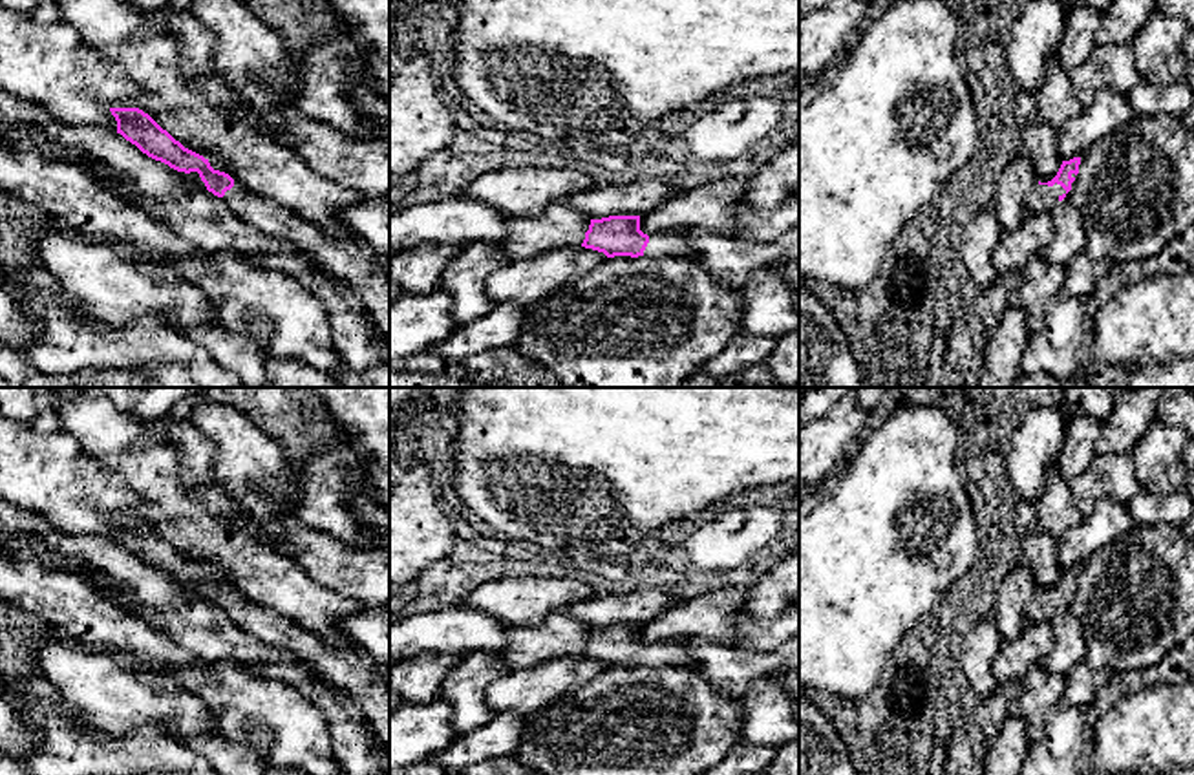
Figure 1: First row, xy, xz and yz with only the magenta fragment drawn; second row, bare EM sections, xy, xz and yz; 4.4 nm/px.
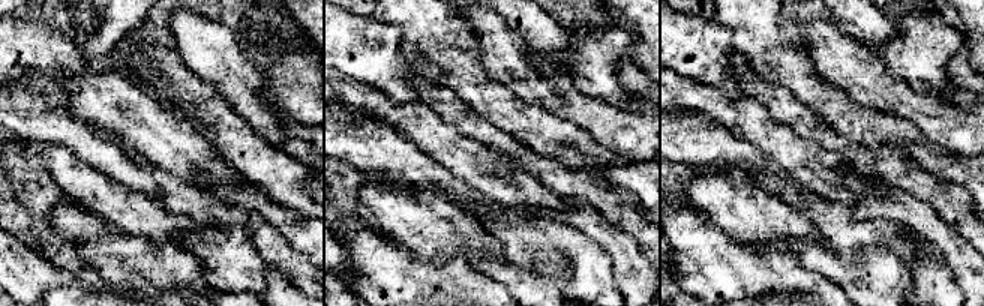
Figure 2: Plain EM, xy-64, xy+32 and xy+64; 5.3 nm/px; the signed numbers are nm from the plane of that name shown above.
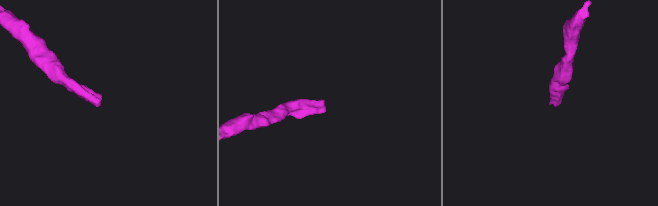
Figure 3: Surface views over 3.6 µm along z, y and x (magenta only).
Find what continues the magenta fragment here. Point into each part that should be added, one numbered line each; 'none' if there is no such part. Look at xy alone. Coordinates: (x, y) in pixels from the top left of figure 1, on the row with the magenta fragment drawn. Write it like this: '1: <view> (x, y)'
1: xy (346, 256)

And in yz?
1: yz (1043, 198)

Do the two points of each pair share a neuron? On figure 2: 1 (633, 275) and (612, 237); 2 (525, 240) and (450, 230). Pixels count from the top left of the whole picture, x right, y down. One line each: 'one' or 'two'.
1: one
2: two

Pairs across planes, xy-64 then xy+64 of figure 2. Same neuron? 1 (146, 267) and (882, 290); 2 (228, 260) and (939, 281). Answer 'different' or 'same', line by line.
1: different
2: same

